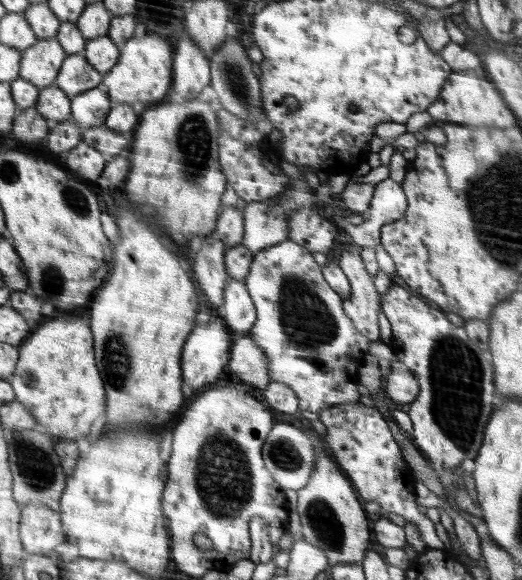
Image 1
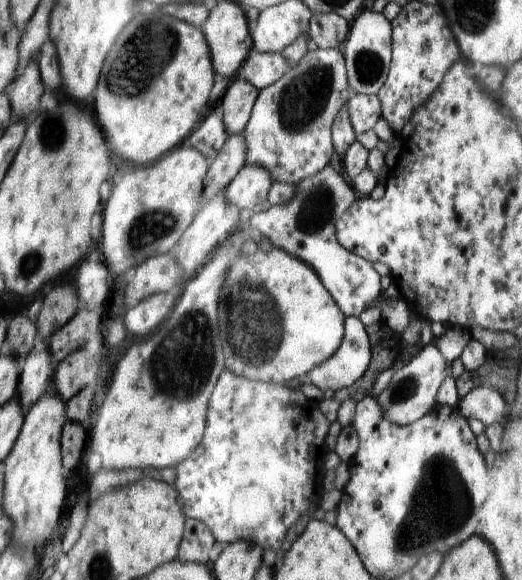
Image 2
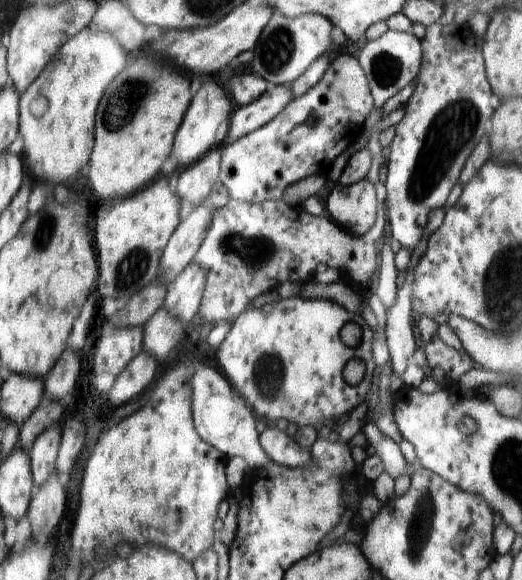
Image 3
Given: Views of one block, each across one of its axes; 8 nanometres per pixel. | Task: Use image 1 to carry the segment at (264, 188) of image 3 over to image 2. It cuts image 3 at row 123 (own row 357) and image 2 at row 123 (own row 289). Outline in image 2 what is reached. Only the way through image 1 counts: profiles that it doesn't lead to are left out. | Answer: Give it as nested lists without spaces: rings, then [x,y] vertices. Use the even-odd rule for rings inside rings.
[[[318,47],[317,50],[310,50],[301,63],[292,66],[277,83],[259,90],[257,101],[251,110],[250,120],[243,132],[244,144],[246,144],[246,164],[266,168],[273,182],[298,185],[318,175],[318,172],[326,169],[328,160],[334,152],[333,140],[330,140],[330,126],[333,126],[333,121],[340,112],[341,106],[346,105],[351,94],[342,49]]]

